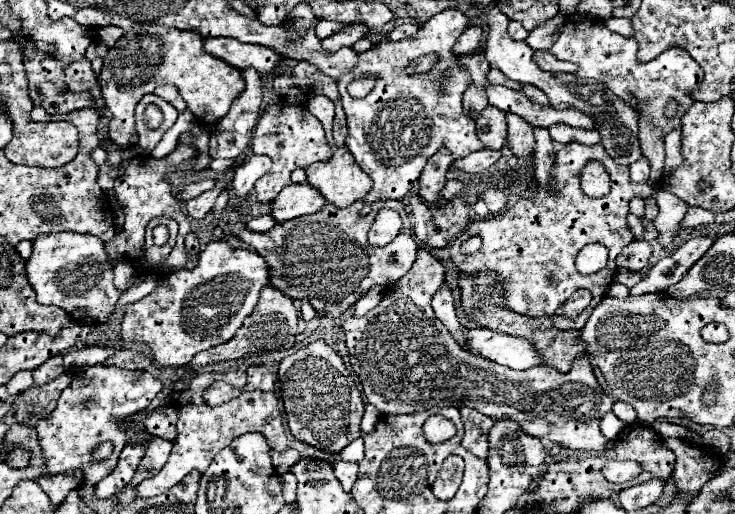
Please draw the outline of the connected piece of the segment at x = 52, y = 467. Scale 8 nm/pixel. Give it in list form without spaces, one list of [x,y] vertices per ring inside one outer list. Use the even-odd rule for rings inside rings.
[[[90,366],[72,370],[72,384],[60,394],[56,410],[42,418],[36,426],[40,444],[46,456],[50,474],[58,474],[70,468],[80,468],[88,484],[98,484],[116,468],[118,456],[126,446],[126,430],[118,426],[120,418],[128,418],[148,408],[148,404],[162,390],[158,378],[150,372],[130,372],[108,366]],[[112,442],[114,452],[106,460],[92,460],[92,452],[102,444]]]

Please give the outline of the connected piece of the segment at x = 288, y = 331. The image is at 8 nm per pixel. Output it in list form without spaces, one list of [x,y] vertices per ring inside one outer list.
[[[264,286],[254,312],[244,320],[244,324],[240,326],[236,336],[232,340],[228,340],[226,344],[212,348],[210,352],[212,352],[214,362],[222,362],[222,360],[236,360],[236,358],[240,358],[244,354],[252,354],[252,352],[286,350],[296,344],[296,334],[298,334],[298,310],[294,308],[294,302],[288,296],[284,296],[282,292],[278,292],[276,288]]]

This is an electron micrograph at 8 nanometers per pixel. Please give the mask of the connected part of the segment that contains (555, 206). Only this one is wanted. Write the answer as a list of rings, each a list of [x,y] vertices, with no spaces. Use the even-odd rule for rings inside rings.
[[[578,142],[566,144],[556,154],[556,166],[552,168],[552,186],[558,194],[548,194],[536,184],[528,184],[528,190],[534,192],[534,198],[520,198],[516,200],[506,212],[498,214],[496,218],[486,218],[472,222],[454,242],[452,242],[452,260],[458,266],[458,270],[466,274],[474,274],[480,270],[494,270],[498,276],[502,276],[502,286],[506,294],[506,306],[518,314],[524,316],[550,316],[554,326],[560,330],[580,330],[584,328],[588,316],[592,314],[592,308],[600,304],[600,300],[606,296],[608,286],[612,284],[616,264],[614,258],[620,254],[624,246],[628,246],[634,240],[634,234],[628,228],[626,216],[630,212],[630,200],[632,198],[650,198],[652,188],[648,184],[632,184],[628,166],[616,164],[604,150],[602,144],[586,146]],[[598,160],[602,162],[604,170],[610,176],[610,192],[604,198],[588,198],[584,196],[580,188],[580,174],[582,168],[590,162]],[[472,236],[482,238],[482,248],[474,254],[462,254],[460,244]],[[600,242],[610,250],[610,258],[606,264],[606,272],[600,270],[596,274],[584,276],[576,270],[574,260],[578,252],[590,244]],[[586,288],[590,290],[592,302],[590,306],[578,316],[578,318],[566,318],[556,316],[554,312],[566,302],[568,296],[572,296],[576,290]]]

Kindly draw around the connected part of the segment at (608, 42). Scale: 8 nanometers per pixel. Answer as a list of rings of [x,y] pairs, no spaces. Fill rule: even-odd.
[[[568,16],[570,20],[564,22],[562,32],[550,52],[558,60],[568,60],[580,66],[578,74],[580,78],[596,78],[598,82],[606,84],[618,98],[628,102],[638,116],[650,116],[652,124],[662,128],[664,134],[670,130],[680,128],[680,118],[684,116],[686,108],[694,102],[688,92],[696,90],[704,78],[702,68],[690,58],[688,52],[680,48],[668,48],[662,52],[658,58],[652,62],[640,62],[636,52],[638,44],[634,38],[624,38],[618,32],[612,32],[604,26],[604,22],[594,20],[594,18],[584,18],[584,16]],[[574,18],[584,18],[584,20],[574,20]],[[674,100],[678,104],[678,114],[674,118],[662,116],[662,108]]]

